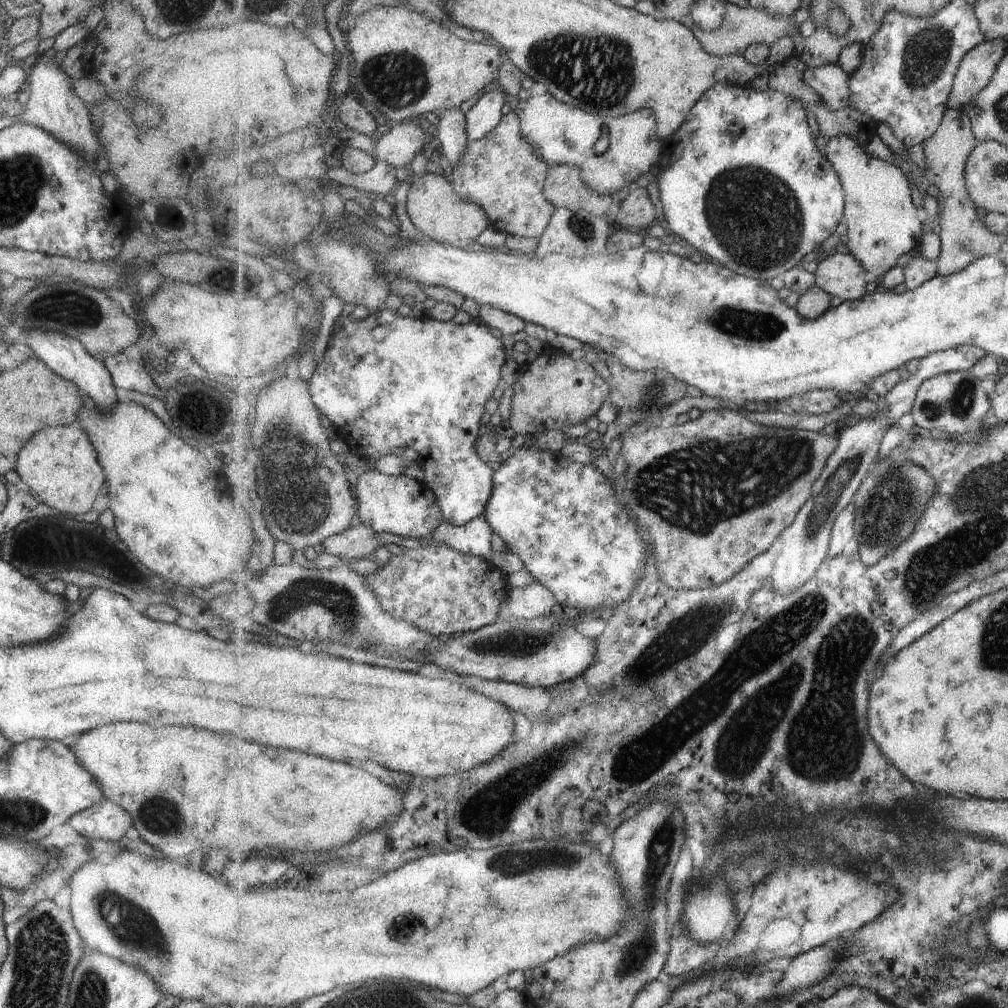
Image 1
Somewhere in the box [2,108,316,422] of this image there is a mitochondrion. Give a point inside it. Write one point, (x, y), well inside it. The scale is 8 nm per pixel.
(73, 309)

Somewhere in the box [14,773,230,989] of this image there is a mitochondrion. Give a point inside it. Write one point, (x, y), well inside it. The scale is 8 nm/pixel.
(132, 927)

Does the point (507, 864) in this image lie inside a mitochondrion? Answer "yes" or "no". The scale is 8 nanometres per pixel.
yes

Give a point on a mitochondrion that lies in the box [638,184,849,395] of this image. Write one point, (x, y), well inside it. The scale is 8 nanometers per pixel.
(757, 326)

